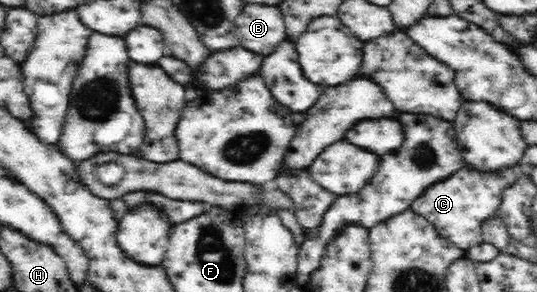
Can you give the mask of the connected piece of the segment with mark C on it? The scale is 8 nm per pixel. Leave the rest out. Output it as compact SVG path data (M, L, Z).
M466 165L425 189L421 196L411 203L410 209L427 218L441 238L466 251L485 244L481 232L484 223L499 217L501 198L505 190L519 180L520 175L521 172L515 166L483 171Z

